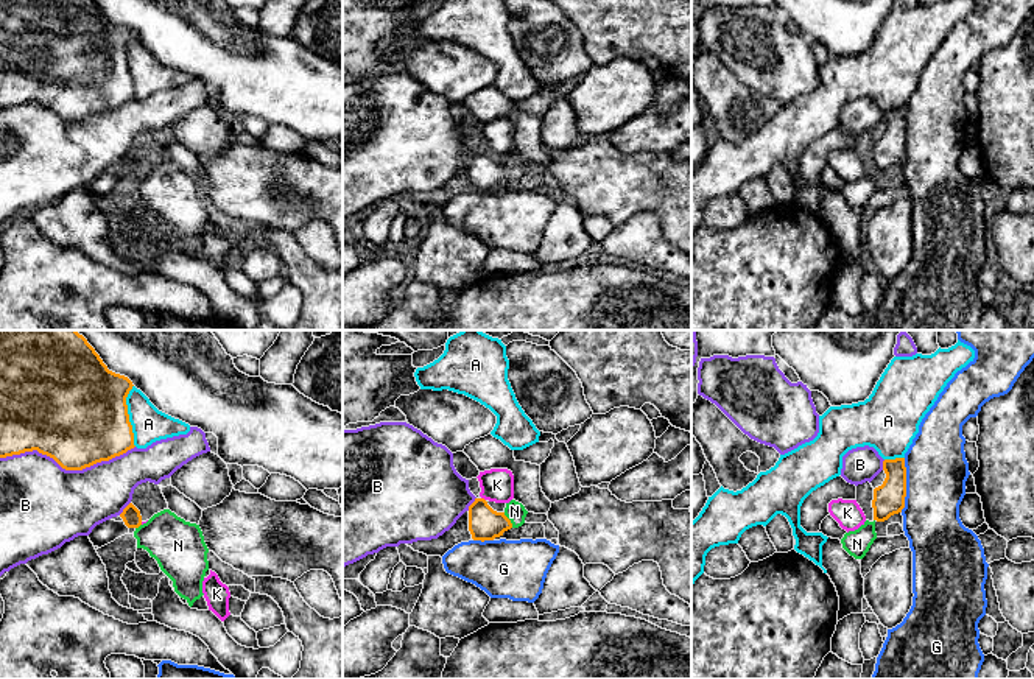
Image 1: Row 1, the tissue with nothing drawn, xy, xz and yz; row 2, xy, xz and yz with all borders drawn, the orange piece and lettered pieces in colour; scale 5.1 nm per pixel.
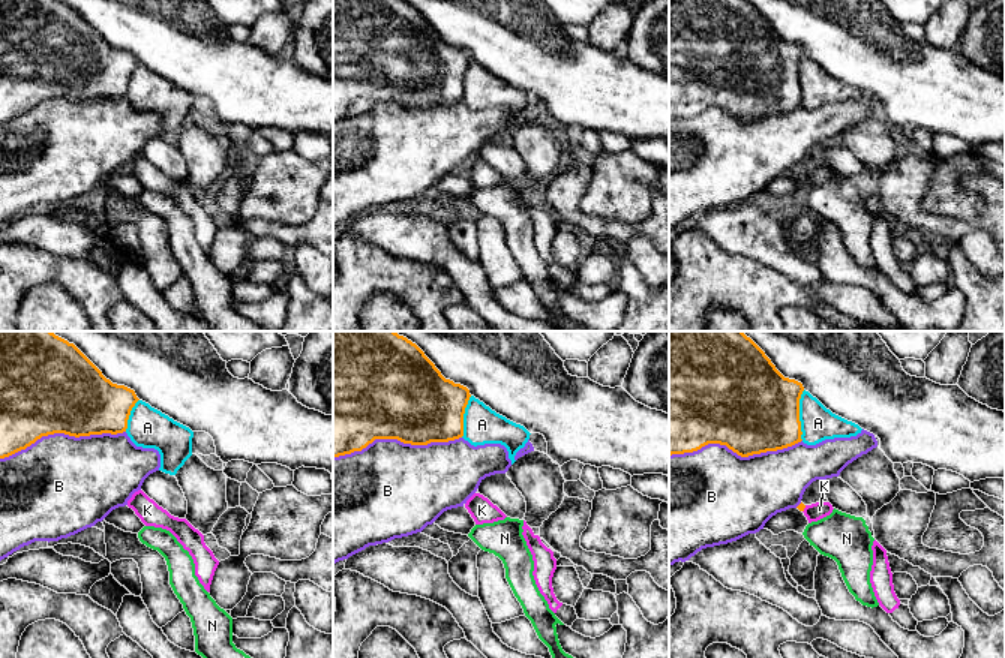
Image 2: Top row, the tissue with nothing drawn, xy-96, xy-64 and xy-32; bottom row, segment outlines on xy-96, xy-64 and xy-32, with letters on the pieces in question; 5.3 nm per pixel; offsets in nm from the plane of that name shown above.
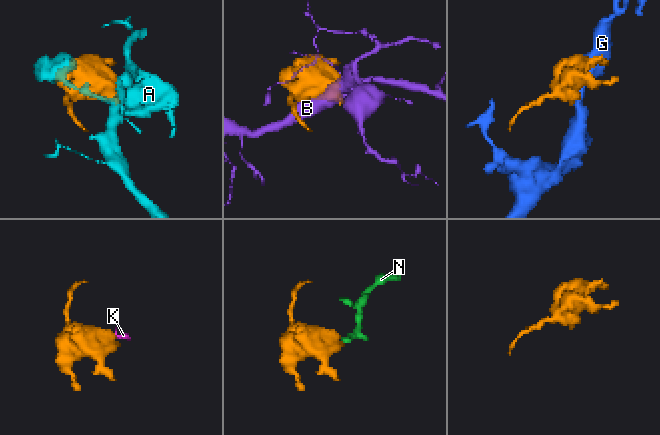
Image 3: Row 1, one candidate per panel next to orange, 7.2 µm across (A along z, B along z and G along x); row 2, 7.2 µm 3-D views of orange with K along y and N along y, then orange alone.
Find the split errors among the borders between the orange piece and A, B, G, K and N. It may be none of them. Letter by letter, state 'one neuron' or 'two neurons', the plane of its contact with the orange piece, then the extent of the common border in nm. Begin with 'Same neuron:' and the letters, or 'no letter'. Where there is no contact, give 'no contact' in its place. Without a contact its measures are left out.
Same neuron: N
A: two neurons; contact in xy; length 320 nm
B: two neurons; contact in xy; length 700 nm
G: two neurons; contact in yz; length 280 nm
K: two neurons; contact in xz; length 30 nm
N: one neuron; contact in xz; length 90 nm

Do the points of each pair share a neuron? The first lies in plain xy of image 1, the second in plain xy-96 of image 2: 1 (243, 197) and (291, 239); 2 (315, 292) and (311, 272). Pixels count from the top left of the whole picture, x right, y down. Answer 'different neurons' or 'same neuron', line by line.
1: same neuron
2: different neurons

